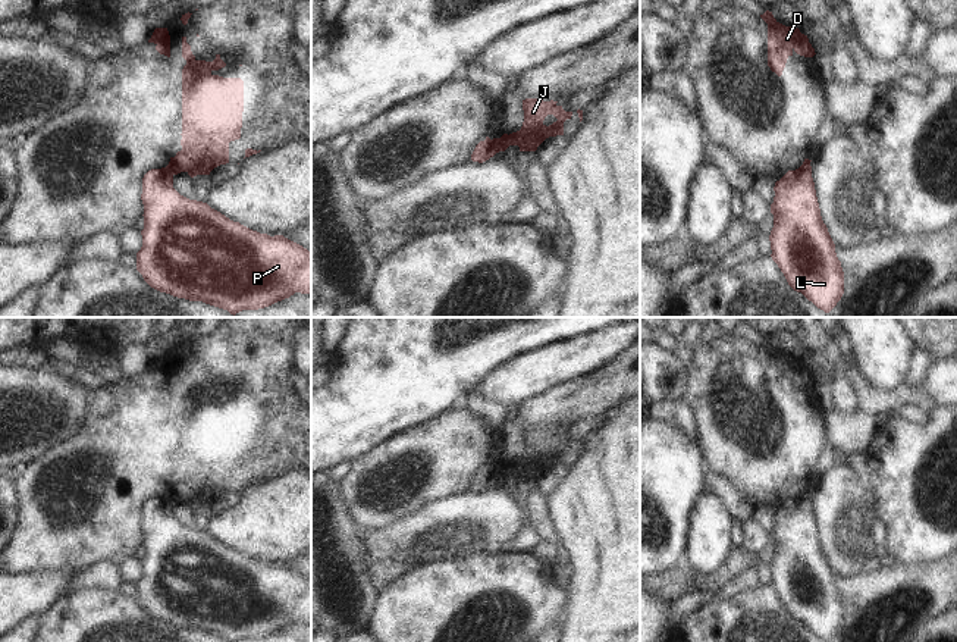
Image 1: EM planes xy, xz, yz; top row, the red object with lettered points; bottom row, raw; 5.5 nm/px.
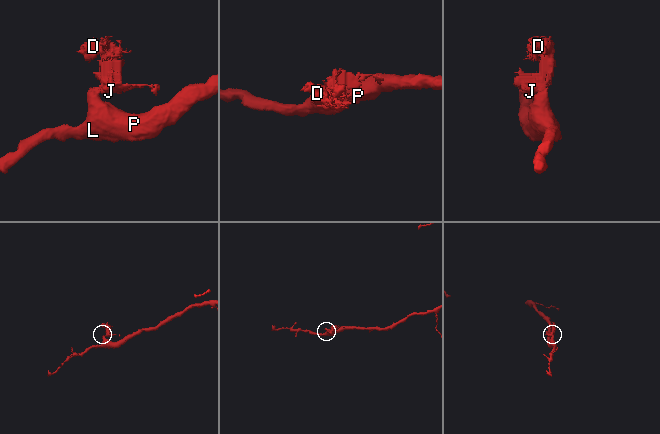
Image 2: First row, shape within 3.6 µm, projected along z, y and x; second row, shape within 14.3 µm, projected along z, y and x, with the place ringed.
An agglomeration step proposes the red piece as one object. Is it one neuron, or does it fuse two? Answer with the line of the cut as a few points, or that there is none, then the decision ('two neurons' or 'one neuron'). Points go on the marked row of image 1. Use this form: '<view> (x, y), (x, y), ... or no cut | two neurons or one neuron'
xz (486, 137), (495, 153) | two neurons

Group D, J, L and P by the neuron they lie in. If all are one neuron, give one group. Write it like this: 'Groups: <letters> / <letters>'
Groups: D J / L P

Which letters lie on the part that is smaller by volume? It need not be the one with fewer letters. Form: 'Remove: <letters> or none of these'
Remove: D, J

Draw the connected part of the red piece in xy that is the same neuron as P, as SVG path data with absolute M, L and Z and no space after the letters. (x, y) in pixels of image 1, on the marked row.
M159 169L142 178L144 229L142 247L137 253L137 270L160 292L228 310L258 310L289 298L295 292L311 294L311 253L283 235L270 237L233 222L207 203L189 200L173 188L173 176Z

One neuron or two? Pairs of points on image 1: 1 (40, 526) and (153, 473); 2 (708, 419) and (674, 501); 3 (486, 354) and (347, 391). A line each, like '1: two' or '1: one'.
1: one
2: two
3: one

